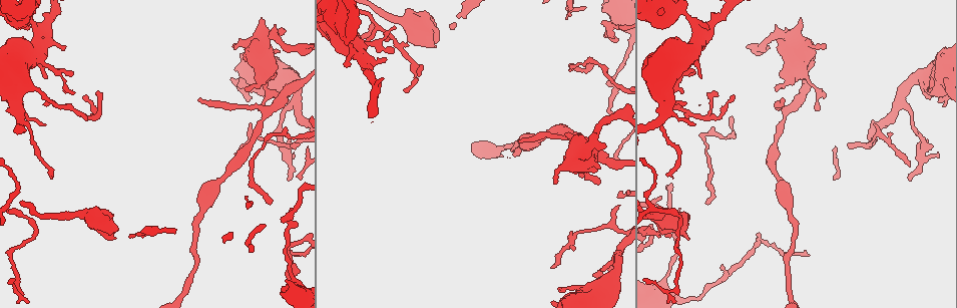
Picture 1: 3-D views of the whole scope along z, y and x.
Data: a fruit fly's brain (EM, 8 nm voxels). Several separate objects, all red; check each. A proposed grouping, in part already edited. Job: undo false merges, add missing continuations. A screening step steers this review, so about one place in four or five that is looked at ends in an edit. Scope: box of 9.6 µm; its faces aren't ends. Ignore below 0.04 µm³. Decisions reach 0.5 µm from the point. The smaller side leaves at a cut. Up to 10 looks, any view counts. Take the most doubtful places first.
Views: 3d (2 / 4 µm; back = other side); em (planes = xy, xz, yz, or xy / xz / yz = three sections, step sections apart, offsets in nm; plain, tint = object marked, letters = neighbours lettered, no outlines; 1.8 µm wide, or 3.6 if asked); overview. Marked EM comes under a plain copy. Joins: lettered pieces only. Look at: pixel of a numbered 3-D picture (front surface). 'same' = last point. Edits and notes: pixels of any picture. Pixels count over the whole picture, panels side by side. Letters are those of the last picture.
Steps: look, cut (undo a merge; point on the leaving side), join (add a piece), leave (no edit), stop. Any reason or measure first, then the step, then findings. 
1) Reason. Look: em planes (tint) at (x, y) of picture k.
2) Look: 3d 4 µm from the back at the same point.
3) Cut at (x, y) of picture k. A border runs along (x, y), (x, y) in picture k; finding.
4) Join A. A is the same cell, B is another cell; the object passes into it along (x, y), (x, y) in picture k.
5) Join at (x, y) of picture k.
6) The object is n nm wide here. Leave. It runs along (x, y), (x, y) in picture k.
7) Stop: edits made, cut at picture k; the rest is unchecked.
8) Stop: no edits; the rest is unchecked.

Free end. Look: em planes (letters) at (783, 100) of picture 1.

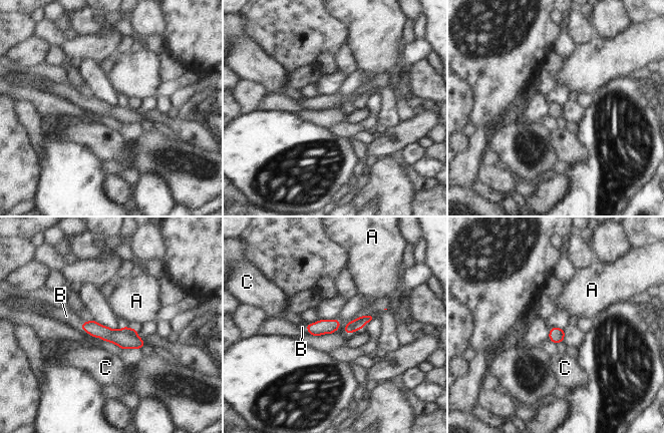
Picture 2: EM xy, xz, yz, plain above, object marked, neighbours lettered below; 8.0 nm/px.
Join at (66, 316) of picture 2. B is the same cell, A and C are other cells; the object passes into it along (121, 338), (90, 335), (66, 316) in picture 2; it goes on there.

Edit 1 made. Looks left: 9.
See it whole again. Look: overview.

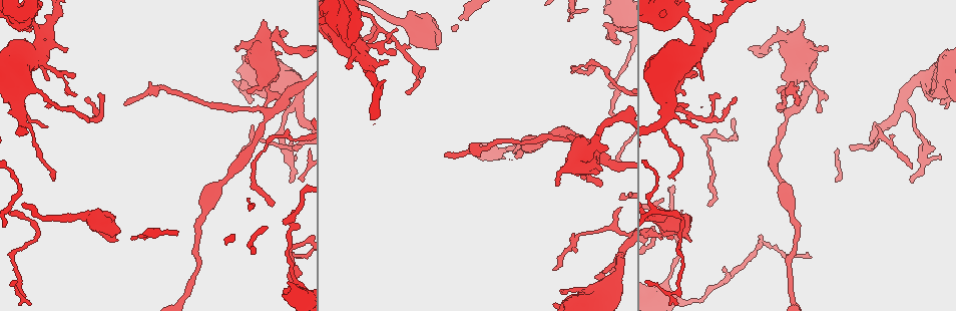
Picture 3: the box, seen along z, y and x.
Free end. Look: em yz step 4 (tint) at (435, 46) of picture 3.

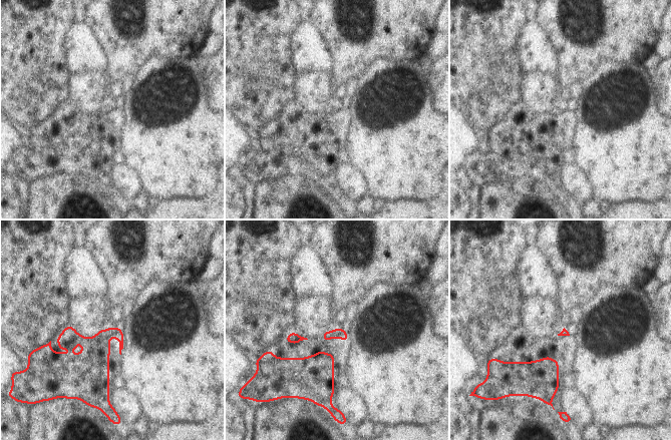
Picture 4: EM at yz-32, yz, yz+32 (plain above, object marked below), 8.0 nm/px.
Look: em planes (letters) at the same point.

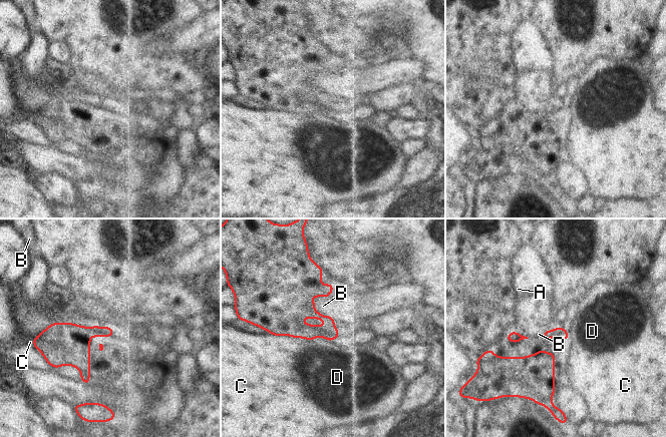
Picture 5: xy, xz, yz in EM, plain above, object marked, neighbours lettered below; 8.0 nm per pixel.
Leave. A, B, C and D are other cells; none of them fits.

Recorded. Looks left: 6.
An open end. Look: em planes (letters) at (600, 187) of picture 3.

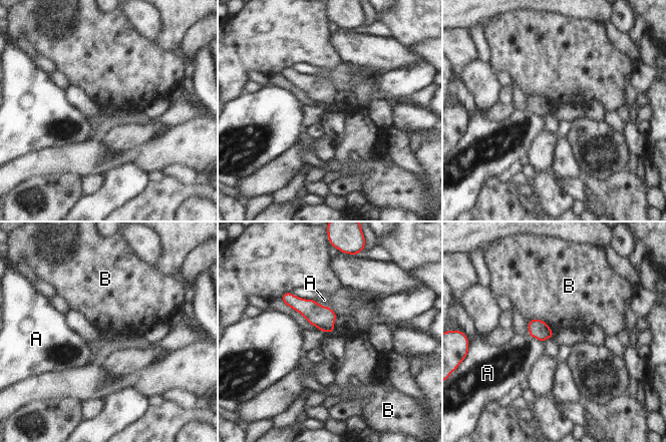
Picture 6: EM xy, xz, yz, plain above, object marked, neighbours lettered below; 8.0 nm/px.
Leave. A and B are other cells; a border runs along (528, 321), (540, 319), (554, 333) in picture 6; none of them fits.

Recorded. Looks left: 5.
Branch stops here. Look: em xy step 16 (letters) at (912, 181) of picture 3.

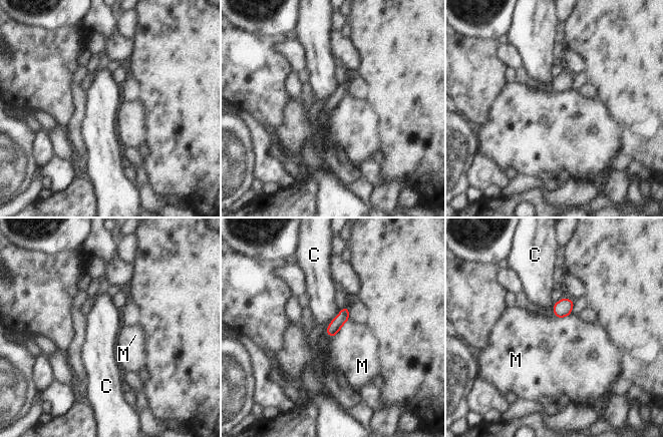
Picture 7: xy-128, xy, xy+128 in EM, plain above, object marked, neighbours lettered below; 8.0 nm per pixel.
Another direction. Look: em planes (letters) at the same point.

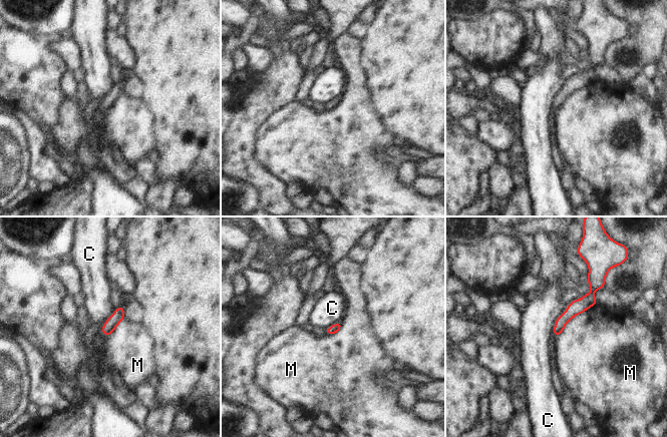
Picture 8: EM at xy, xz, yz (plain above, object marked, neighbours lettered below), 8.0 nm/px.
Leave. C and M are other cells; no lettered piece goes on from it.

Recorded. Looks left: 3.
Stop: edits made, join at picture 2; the rest is unchecked.

